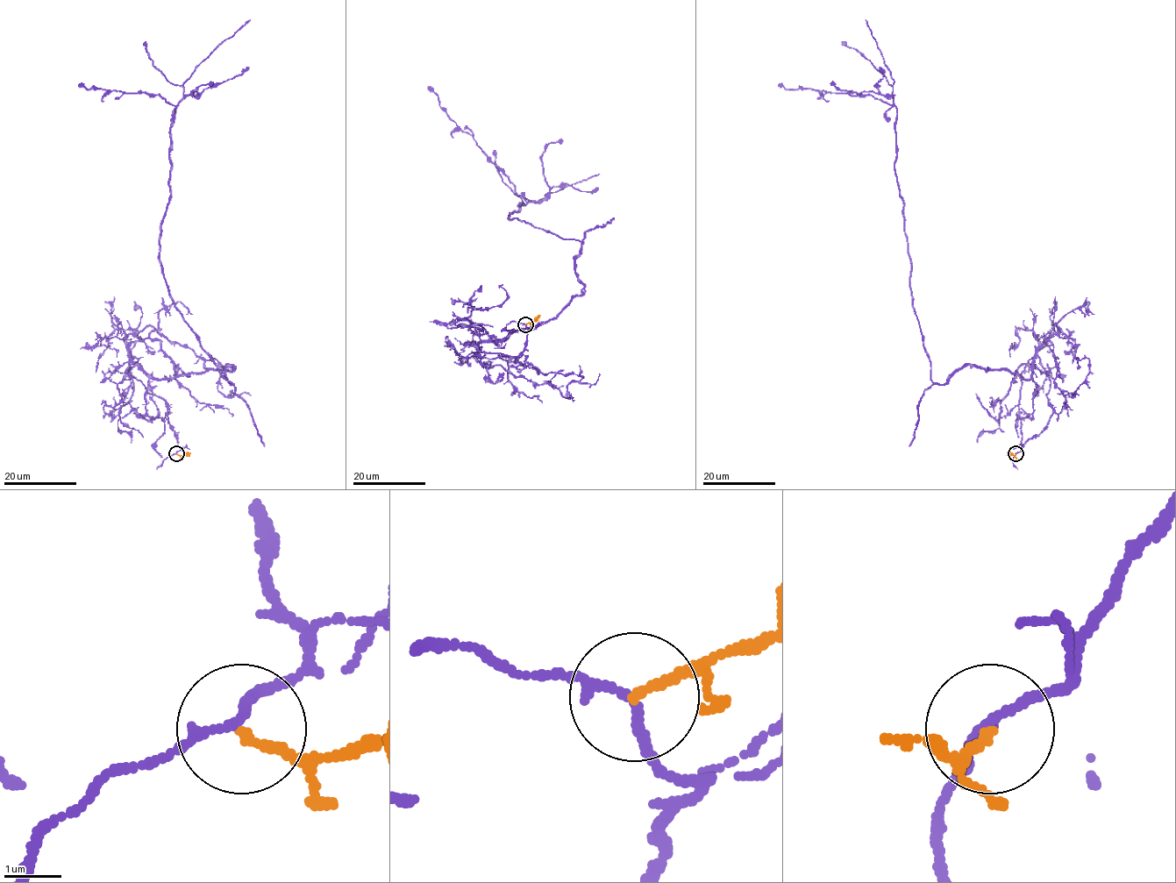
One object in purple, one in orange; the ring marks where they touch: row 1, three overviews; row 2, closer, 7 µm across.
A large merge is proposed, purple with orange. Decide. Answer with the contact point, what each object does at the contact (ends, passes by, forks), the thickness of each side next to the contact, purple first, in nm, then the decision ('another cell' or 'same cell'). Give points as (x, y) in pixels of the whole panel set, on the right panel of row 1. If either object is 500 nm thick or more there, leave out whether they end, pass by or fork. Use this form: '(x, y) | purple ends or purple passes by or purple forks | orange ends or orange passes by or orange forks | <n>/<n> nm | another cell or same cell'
(1015, 453) | purple passes by | orange ends | 150/160 nm | another cell

